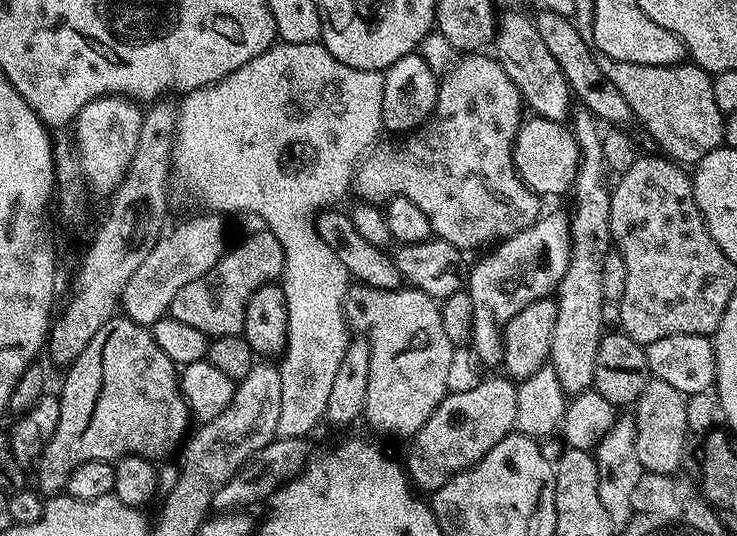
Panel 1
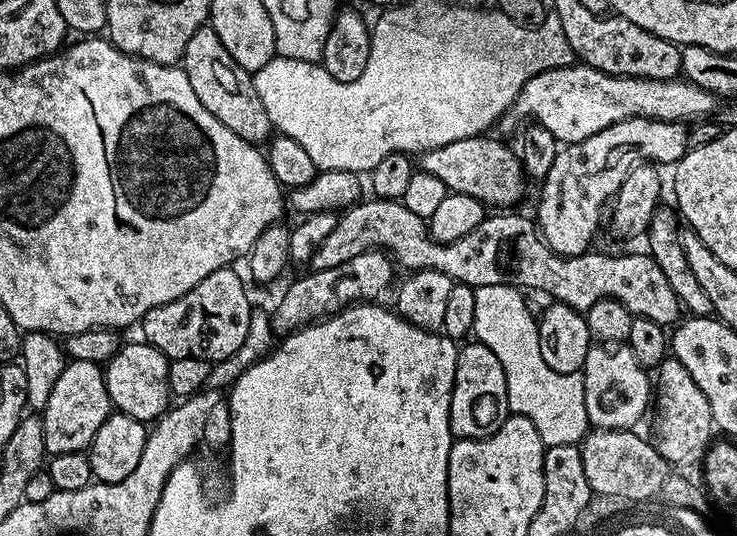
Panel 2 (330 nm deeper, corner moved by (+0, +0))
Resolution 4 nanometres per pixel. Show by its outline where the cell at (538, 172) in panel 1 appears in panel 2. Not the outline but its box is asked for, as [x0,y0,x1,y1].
[419,135,526,206]

